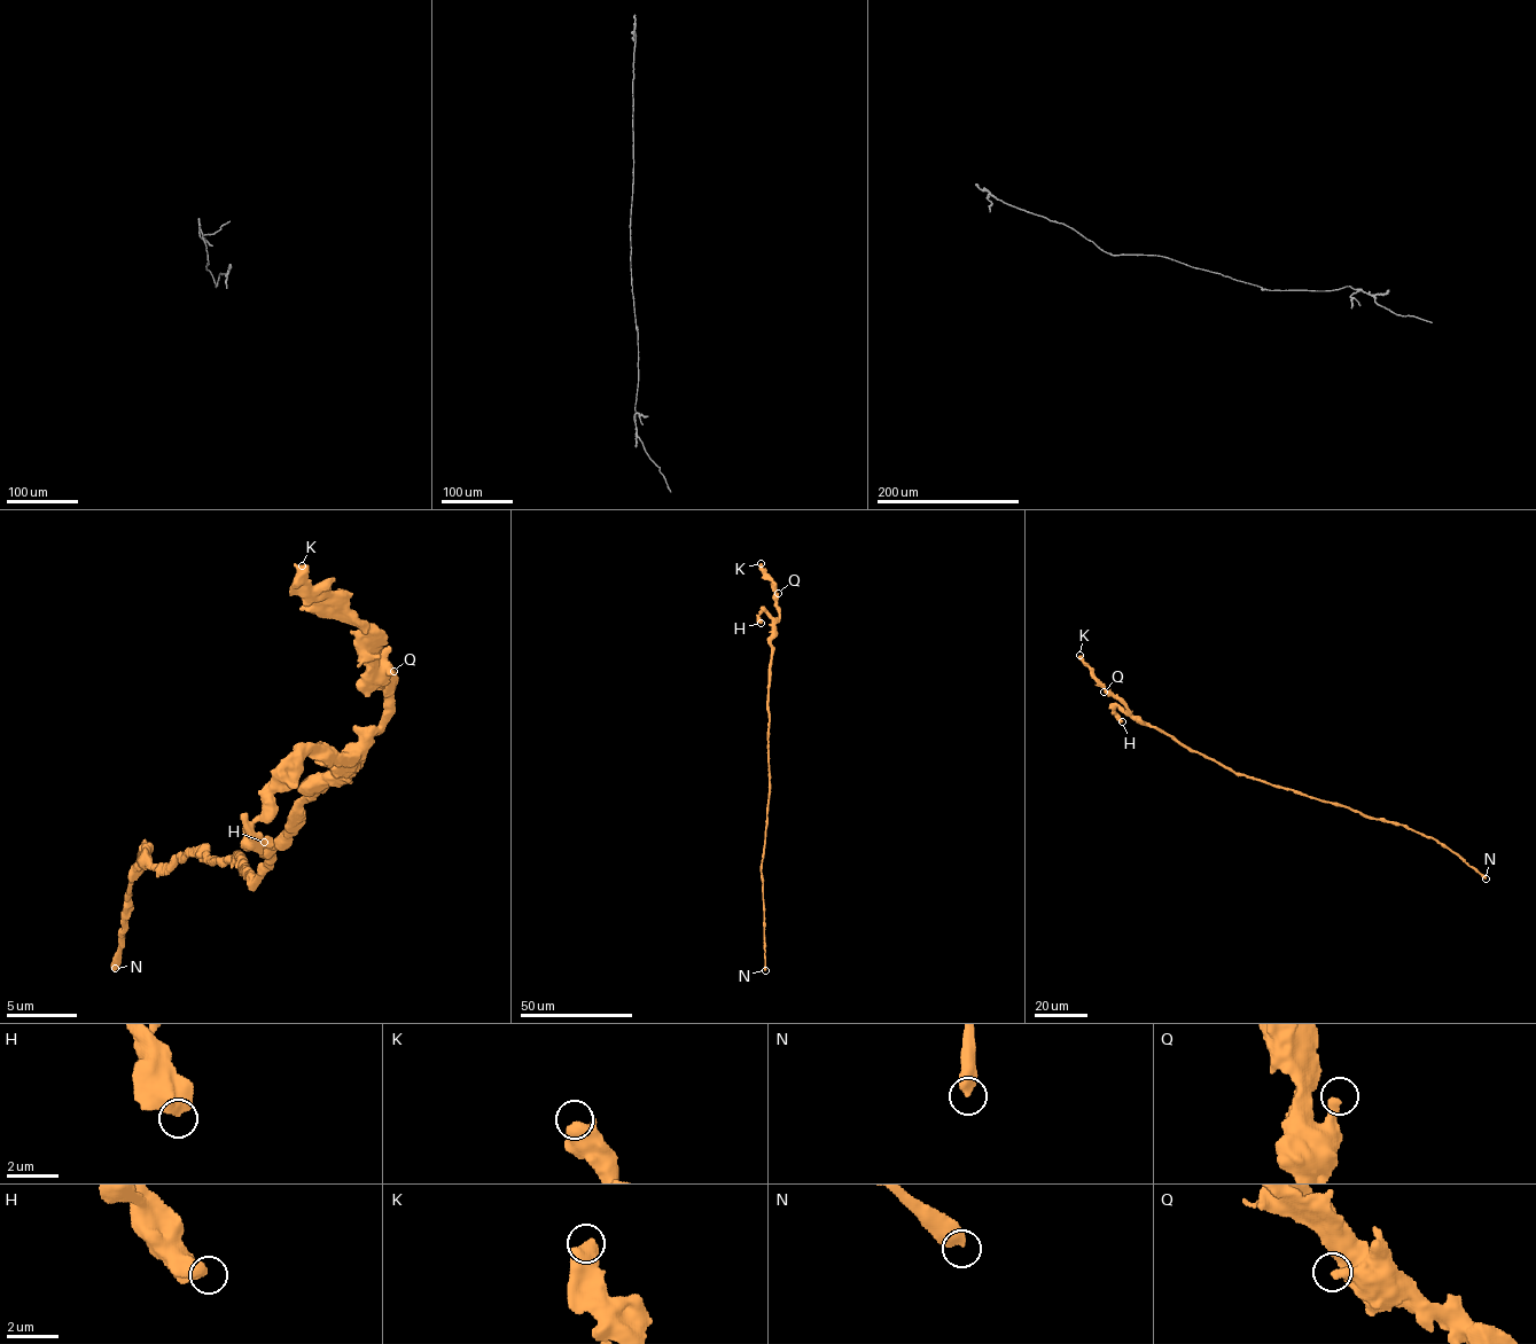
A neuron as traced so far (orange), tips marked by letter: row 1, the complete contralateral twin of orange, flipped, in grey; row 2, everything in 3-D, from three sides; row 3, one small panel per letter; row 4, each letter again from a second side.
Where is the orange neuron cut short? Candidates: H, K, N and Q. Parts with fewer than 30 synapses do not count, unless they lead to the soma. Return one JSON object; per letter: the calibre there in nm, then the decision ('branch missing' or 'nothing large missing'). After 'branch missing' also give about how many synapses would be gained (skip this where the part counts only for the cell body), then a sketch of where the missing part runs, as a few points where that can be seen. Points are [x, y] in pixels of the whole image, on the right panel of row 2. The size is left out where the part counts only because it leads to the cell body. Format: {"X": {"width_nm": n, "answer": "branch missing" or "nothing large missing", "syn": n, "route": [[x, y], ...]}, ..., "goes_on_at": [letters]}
{"H": {"width_nm": 650, "answer": "nothing large missing"}, "K": {"width_nm": 600, "answer": "nothing large missing"}, "N": {"width_nm": 480, "answer": "branch missing", "syn": 700}, "Q": {"width_nm": 360, "answer": "nothing large missing"}, "goes_on_at": ["N"]}

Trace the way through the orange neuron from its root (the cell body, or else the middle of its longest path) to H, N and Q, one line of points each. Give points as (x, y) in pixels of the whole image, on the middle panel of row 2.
H: (769, 762), (772, 619), (764, 610), (758, 616), (761, 623)
N: (769, 762), (770, 796), (761, 869), (765, 970)
Q: (769, 762), (769, 669), (772, 627), (779, 617), (778, 593)

